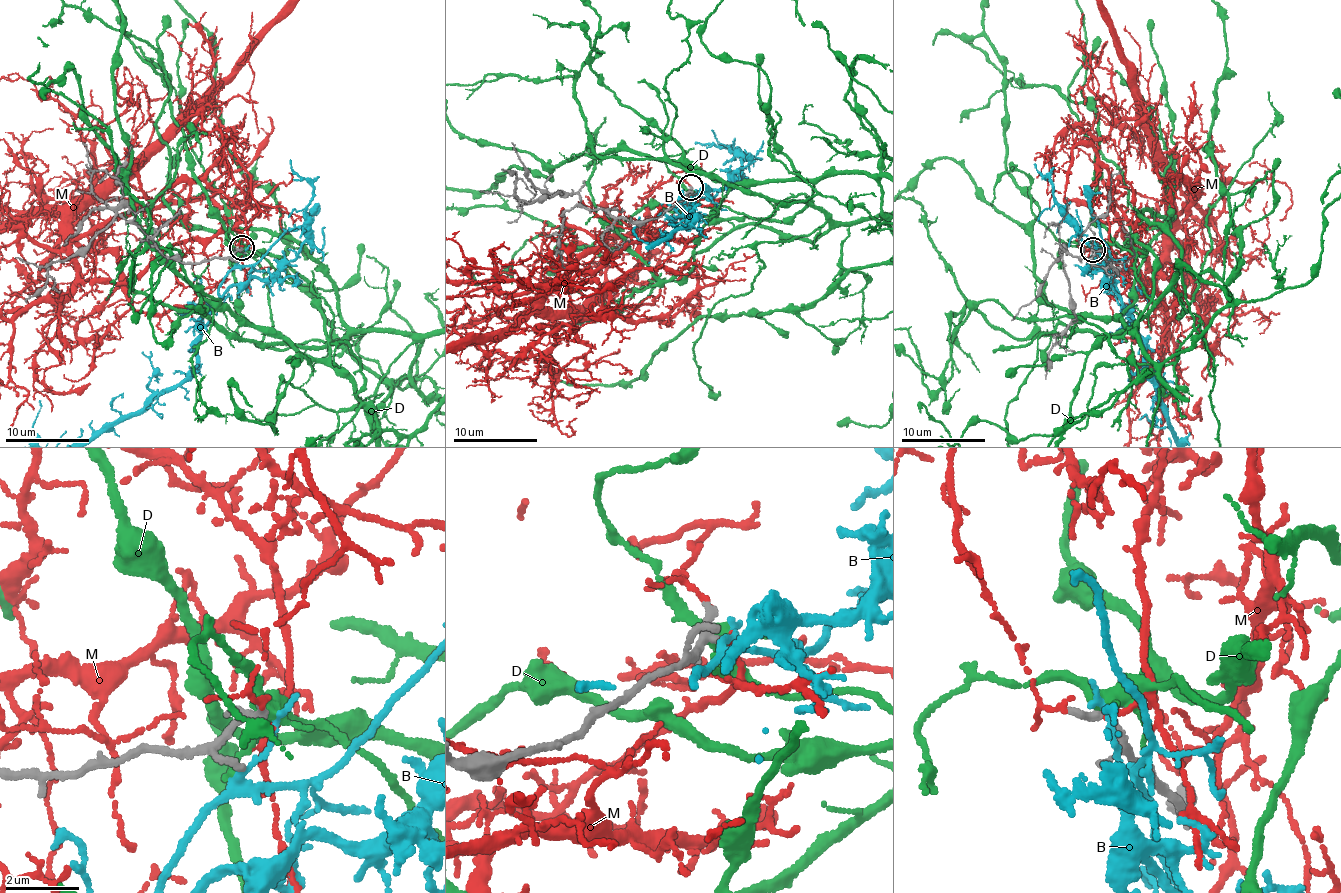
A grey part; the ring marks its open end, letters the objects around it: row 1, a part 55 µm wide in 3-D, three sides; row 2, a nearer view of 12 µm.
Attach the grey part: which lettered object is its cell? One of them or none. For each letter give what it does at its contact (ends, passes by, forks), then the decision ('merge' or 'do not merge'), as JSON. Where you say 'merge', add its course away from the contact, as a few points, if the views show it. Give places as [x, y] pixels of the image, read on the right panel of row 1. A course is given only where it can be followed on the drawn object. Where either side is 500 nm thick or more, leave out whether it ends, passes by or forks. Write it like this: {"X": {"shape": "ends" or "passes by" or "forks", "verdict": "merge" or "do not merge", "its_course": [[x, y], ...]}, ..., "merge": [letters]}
{"B": {"shape": "ends", "verdict": "do not merge"}, "D": {"shape": "forks", "verdict": "do not merge"}, "M": {"shape": "passes by", "verdict": "do not merge"}, "merge": []}

